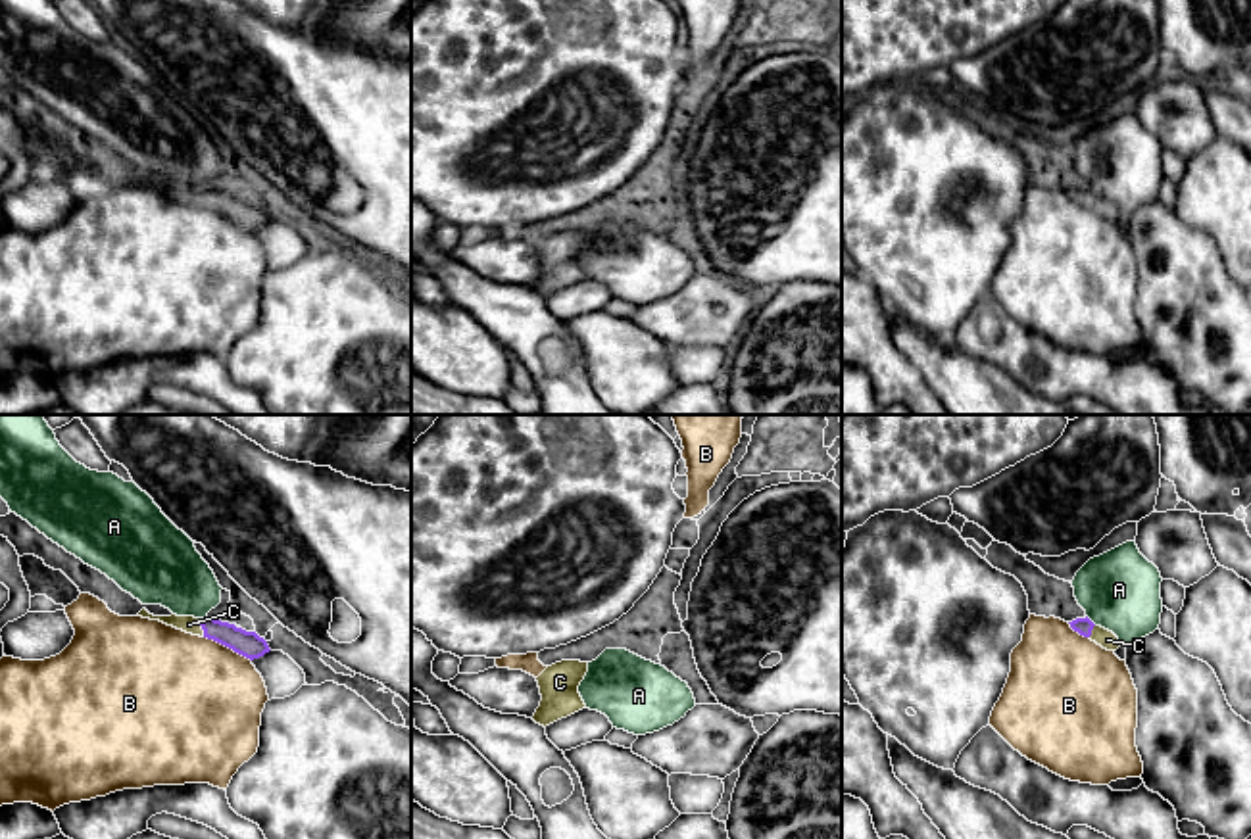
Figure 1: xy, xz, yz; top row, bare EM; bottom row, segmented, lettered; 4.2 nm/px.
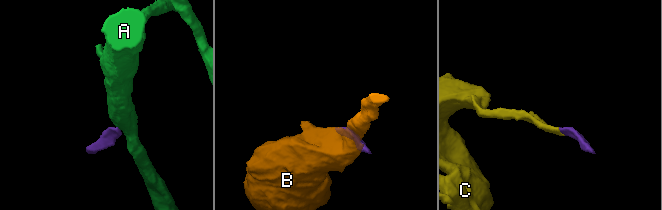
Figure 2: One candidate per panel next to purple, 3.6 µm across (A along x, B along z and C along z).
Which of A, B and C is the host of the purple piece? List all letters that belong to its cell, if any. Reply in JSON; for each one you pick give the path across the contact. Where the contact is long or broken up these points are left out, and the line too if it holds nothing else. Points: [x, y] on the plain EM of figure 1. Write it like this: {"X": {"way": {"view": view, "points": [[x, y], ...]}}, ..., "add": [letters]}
{"C": {"way": {"view": "xy", "points": [[248, 214], [223, 202], [202, 198], [189, 194]]}}, "add": ["C"]}

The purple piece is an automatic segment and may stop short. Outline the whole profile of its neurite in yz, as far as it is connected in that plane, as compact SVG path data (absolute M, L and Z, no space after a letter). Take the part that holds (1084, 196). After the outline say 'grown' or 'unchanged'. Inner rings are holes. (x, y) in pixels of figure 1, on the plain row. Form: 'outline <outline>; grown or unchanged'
outline M1088 186L1076 188L1068 194L1074 202L1078 202L1084 207L1090 207L1092 211L1095 211L1097 215L1101 215L1107 221L1116 221L1122 215L1113 202L1109 202L1101 196L1095 196Z; grown

